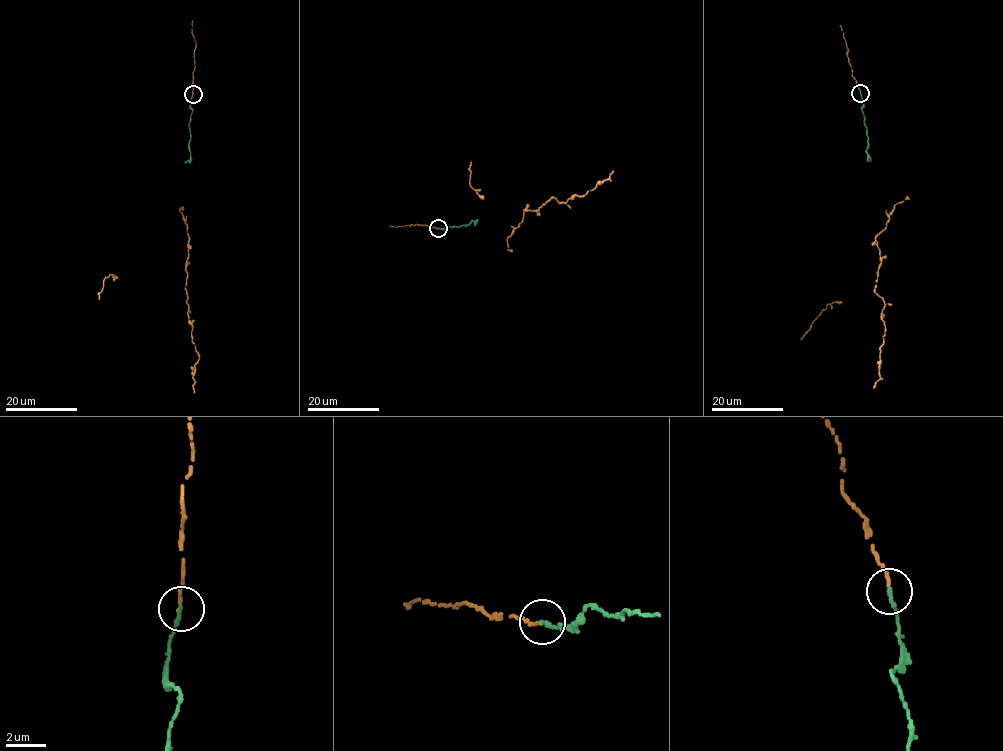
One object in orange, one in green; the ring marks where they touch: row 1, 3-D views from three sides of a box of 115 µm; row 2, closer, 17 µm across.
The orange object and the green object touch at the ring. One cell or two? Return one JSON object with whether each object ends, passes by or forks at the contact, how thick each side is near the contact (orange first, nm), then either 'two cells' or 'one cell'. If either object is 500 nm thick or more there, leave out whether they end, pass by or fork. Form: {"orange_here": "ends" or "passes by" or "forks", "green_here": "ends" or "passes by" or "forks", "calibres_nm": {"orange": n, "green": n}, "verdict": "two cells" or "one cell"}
{"orange_here": "ends", "green_here": "ends", "calibres_nm": {"orange": 180, "green": 260}, "verdict": "one cell"}

